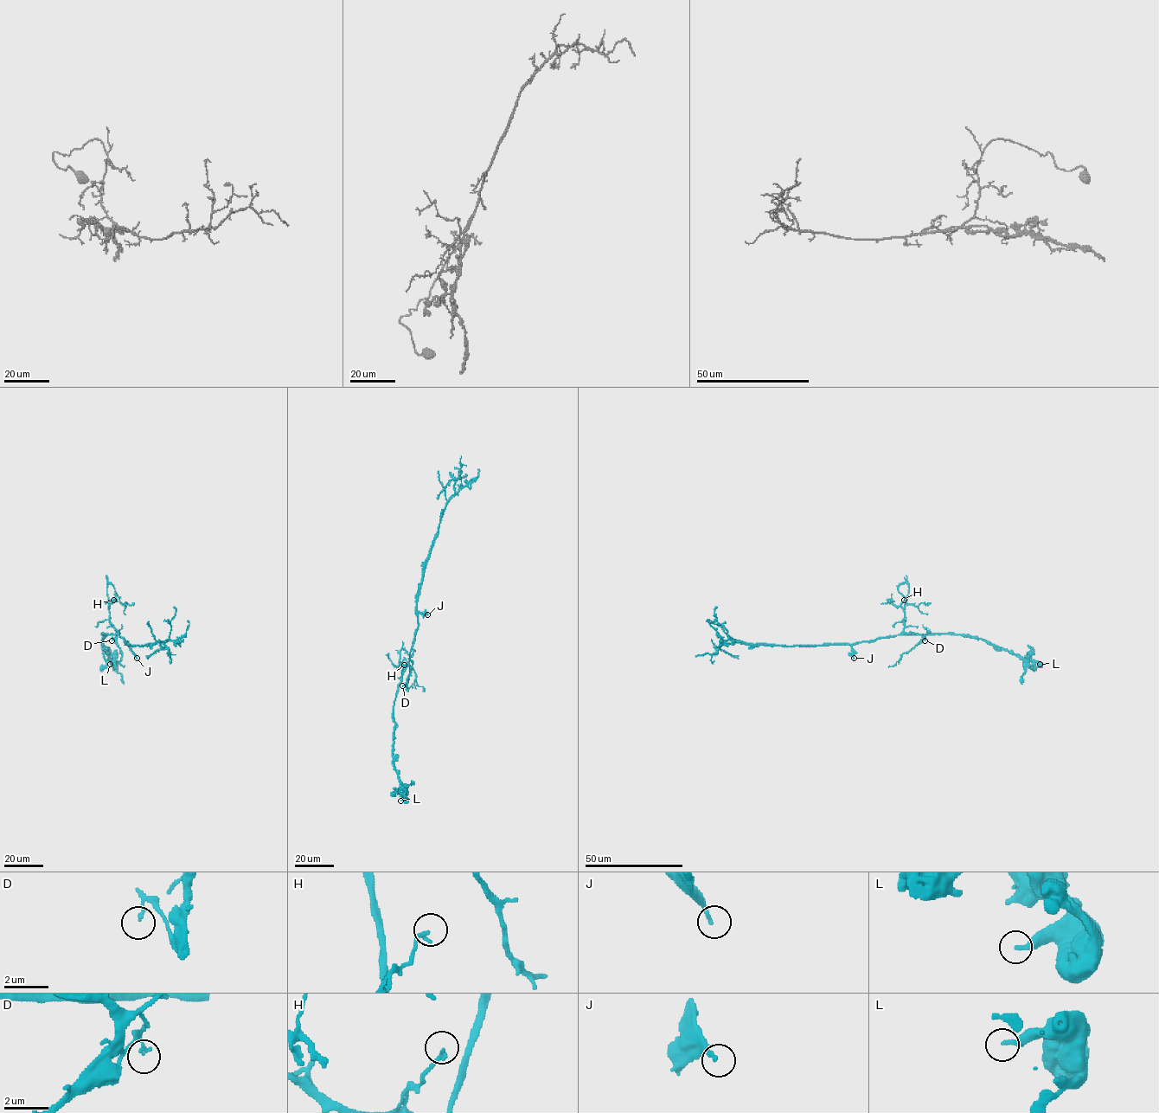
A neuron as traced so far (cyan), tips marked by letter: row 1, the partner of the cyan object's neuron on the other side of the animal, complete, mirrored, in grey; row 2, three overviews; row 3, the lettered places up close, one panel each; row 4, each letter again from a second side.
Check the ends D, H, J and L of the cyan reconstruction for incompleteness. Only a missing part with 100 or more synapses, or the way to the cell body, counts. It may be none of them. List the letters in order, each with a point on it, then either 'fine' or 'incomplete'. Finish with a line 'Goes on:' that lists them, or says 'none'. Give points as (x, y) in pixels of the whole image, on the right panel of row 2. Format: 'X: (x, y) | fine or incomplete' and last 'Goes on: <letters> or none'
D: (925, 640) | fine
H: (904, 600) | fine
J: (854, 658) | fine
L: (1040, 664) | fine
Goes on: none

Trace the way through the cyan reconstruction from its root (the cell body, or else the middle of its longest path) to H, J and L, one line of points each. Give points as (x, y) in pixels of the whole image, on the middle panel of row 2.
H: (415, 632), (409, 663), (400, 665), (399, 661), (404, 665)
J: (415, 632), (418, 613), (427, 614)
L: (415, 632), (409, 663), (399, 685), (393, 710), (393, 762), (400, 784), (399, 791), (405, 796), (400, 800)

